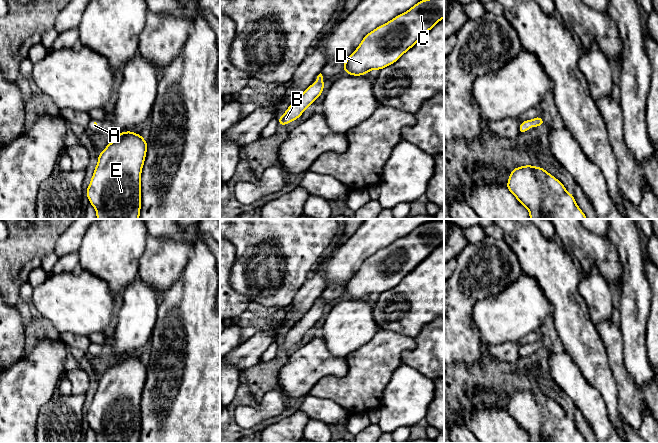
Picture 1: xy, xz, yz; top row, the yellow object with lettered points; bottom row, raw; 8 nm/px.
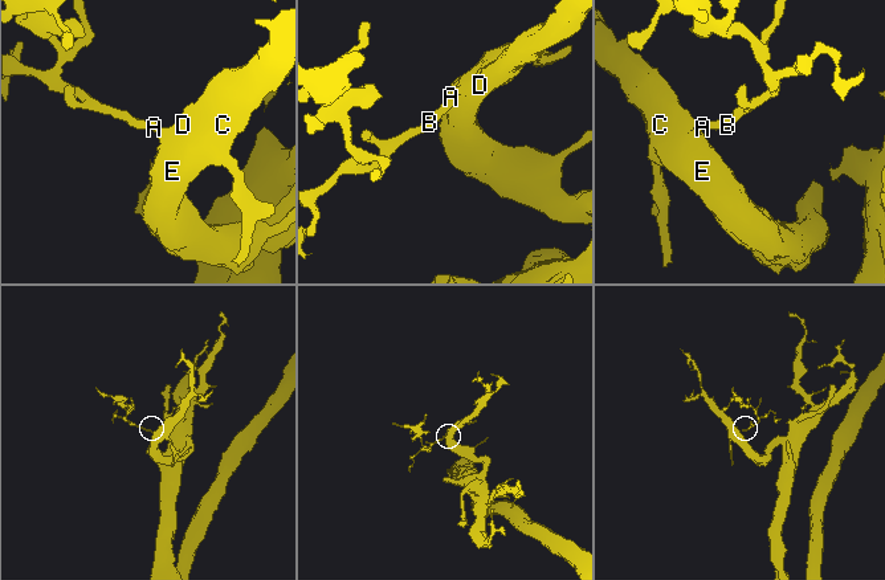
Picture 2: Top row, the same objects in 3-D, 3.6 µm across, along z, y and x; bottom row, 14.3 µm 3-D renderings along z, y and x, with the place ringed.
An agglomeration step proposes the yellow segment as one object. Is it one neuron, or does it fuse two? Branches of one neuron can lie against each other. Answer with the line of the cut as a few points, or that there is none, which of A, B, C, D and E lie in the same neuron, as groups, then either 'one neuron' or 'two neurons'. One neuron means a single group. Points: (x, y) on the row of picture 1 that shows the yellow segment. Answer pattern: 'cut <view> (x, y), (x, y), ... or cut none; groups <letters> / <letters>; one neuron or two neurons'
cut none; groups A B C D E; one neuron

